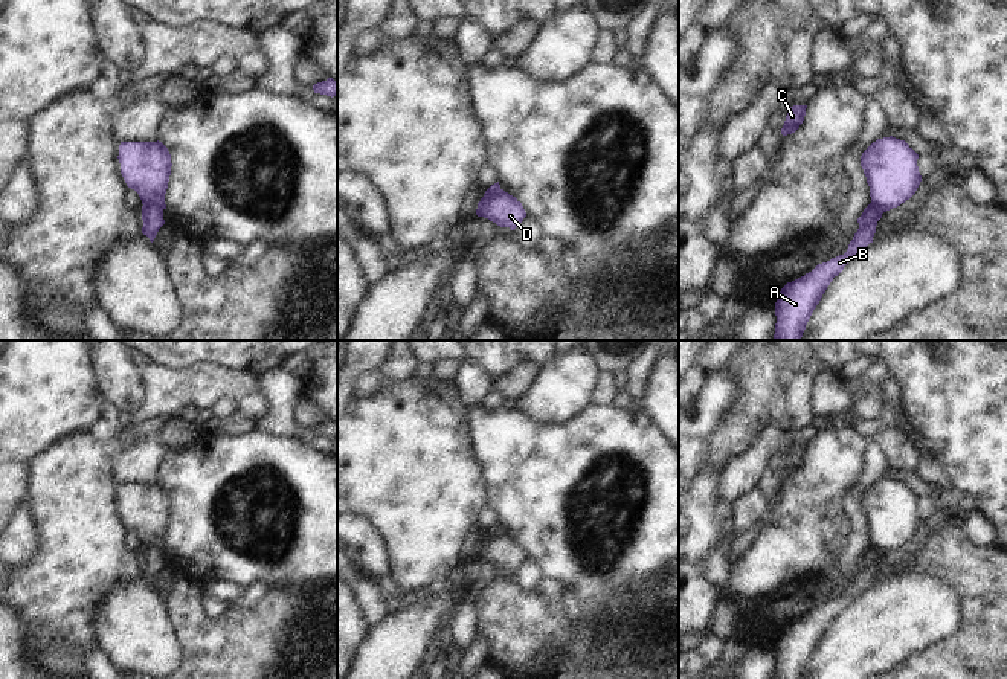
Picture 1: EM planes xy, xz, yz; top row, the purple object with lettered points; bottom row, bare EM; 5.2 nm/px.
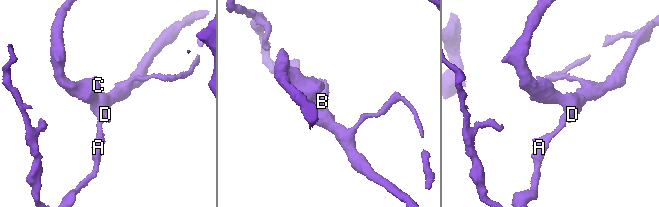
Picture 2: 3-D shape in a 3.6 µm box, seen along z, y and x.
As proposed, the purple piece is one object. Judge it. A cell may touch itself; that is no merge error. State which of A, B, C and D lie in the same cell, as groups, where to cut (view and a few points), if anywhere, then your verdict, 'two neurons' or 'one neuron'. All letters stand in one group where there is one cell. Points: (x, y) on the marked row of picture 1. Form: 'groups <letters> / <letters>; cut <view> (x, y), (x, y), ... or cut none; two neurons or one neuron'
groups A B / C D; cut xy (144, 205), (154, 203), (162, 209); two neurons

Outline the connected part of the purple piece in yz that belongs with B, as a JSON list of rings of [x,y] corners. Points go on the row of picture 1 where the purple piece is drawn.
[[[870,203],[857,218],[859,229],[844,255],[818,264],[812,272],[787,282],[781,288],[775,302],[777,323],[774,340],[801,340],[806,325],[827,287],[854,256],[873,243],[880,218],[882,212]]]

